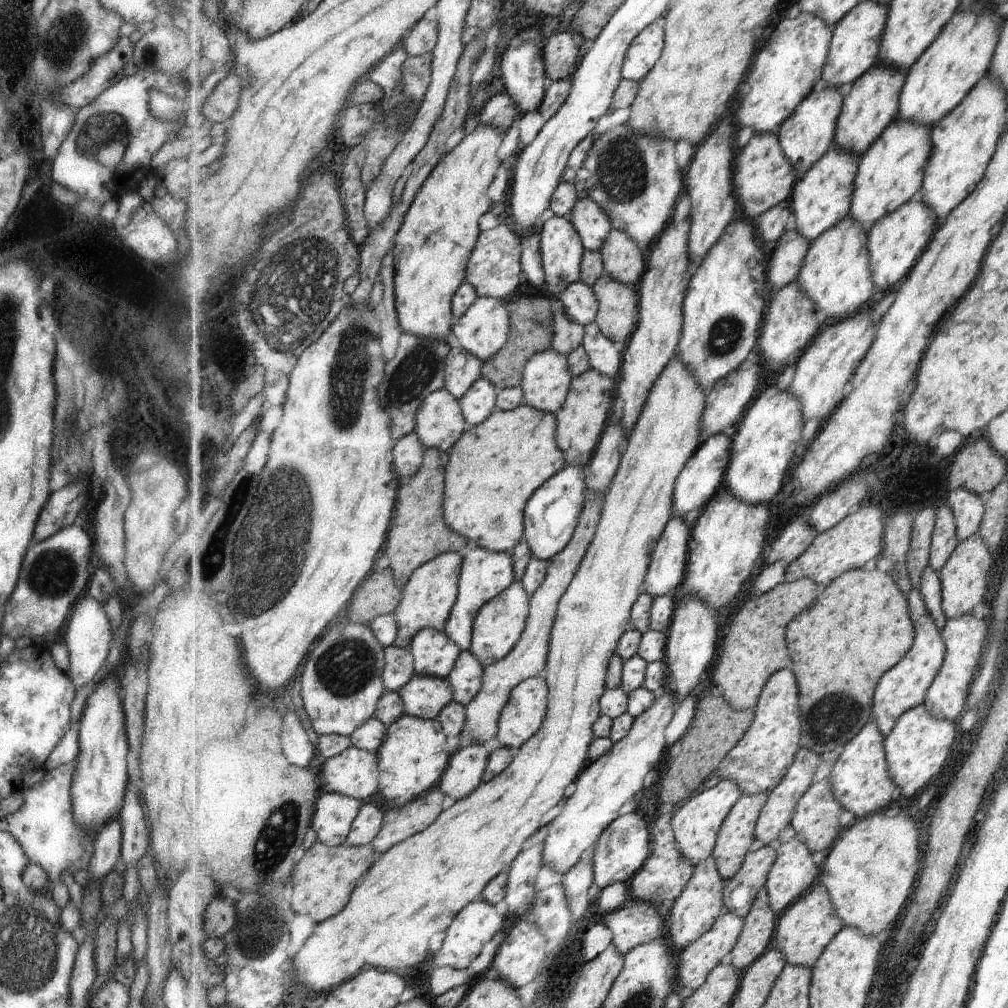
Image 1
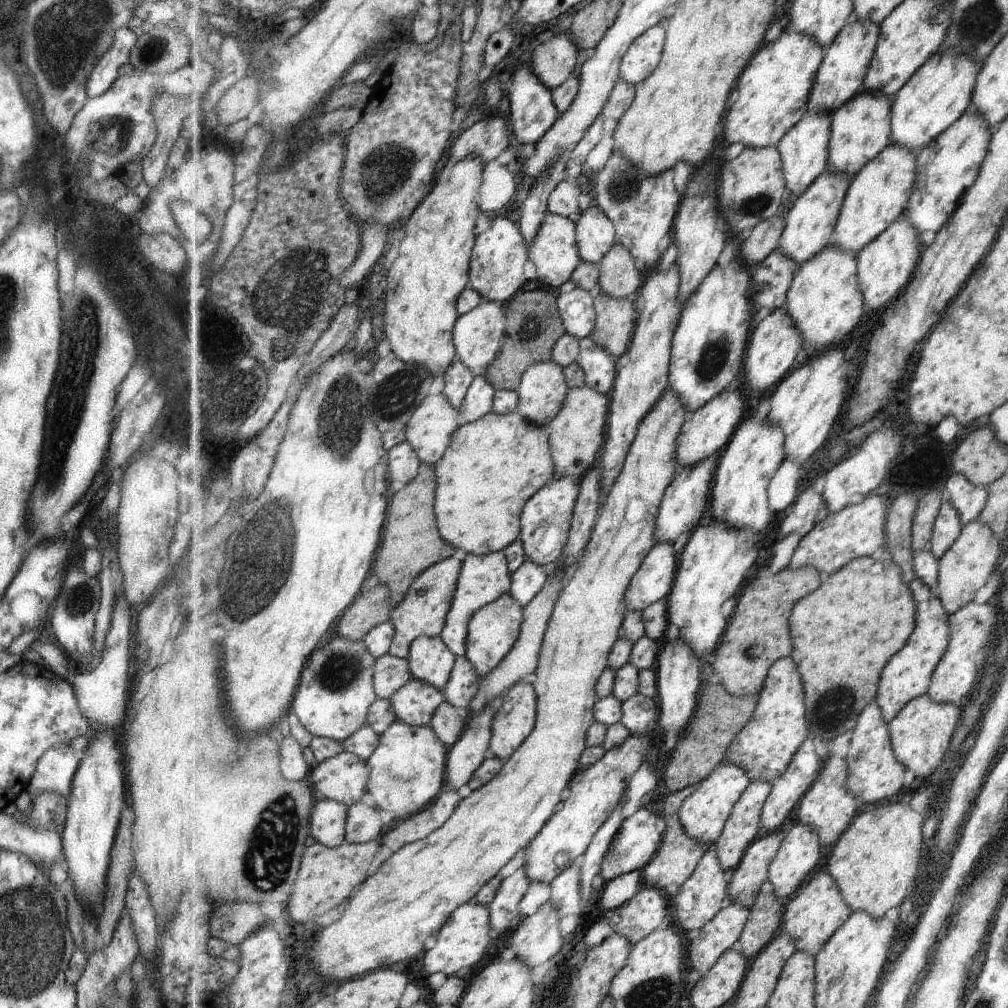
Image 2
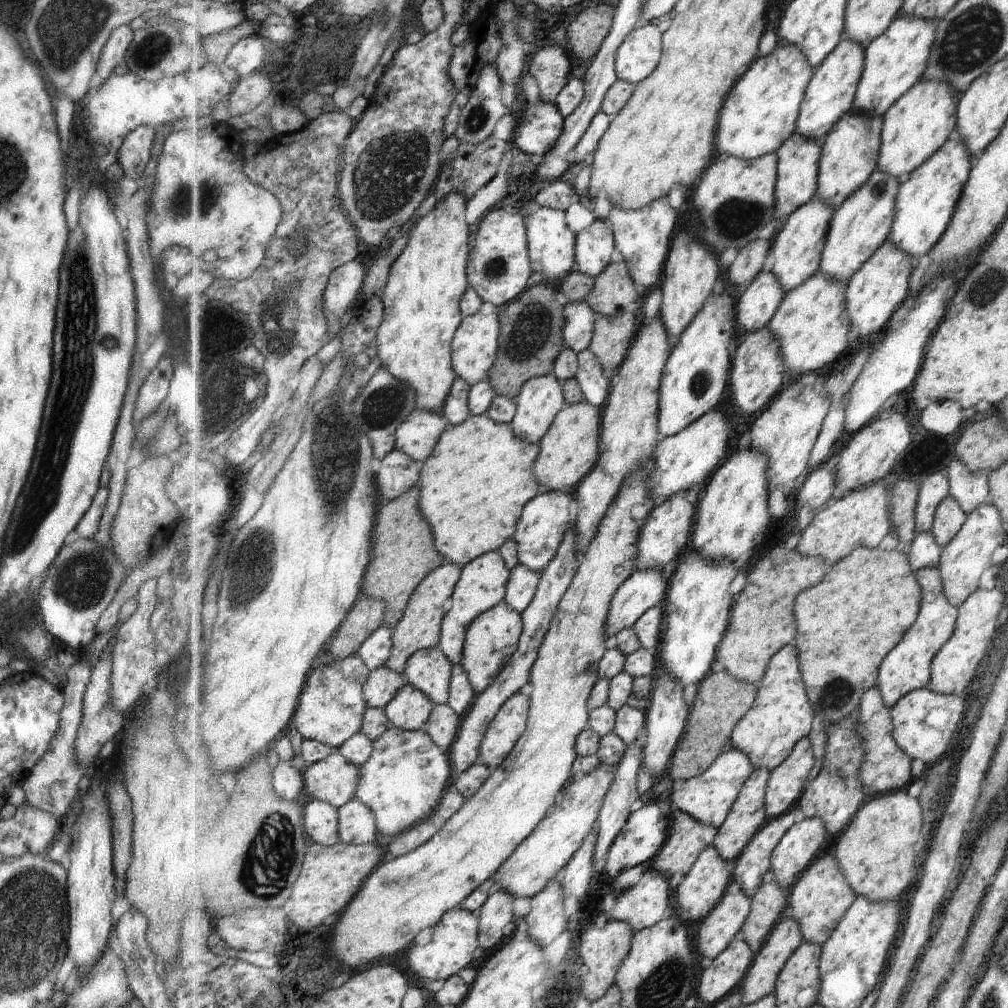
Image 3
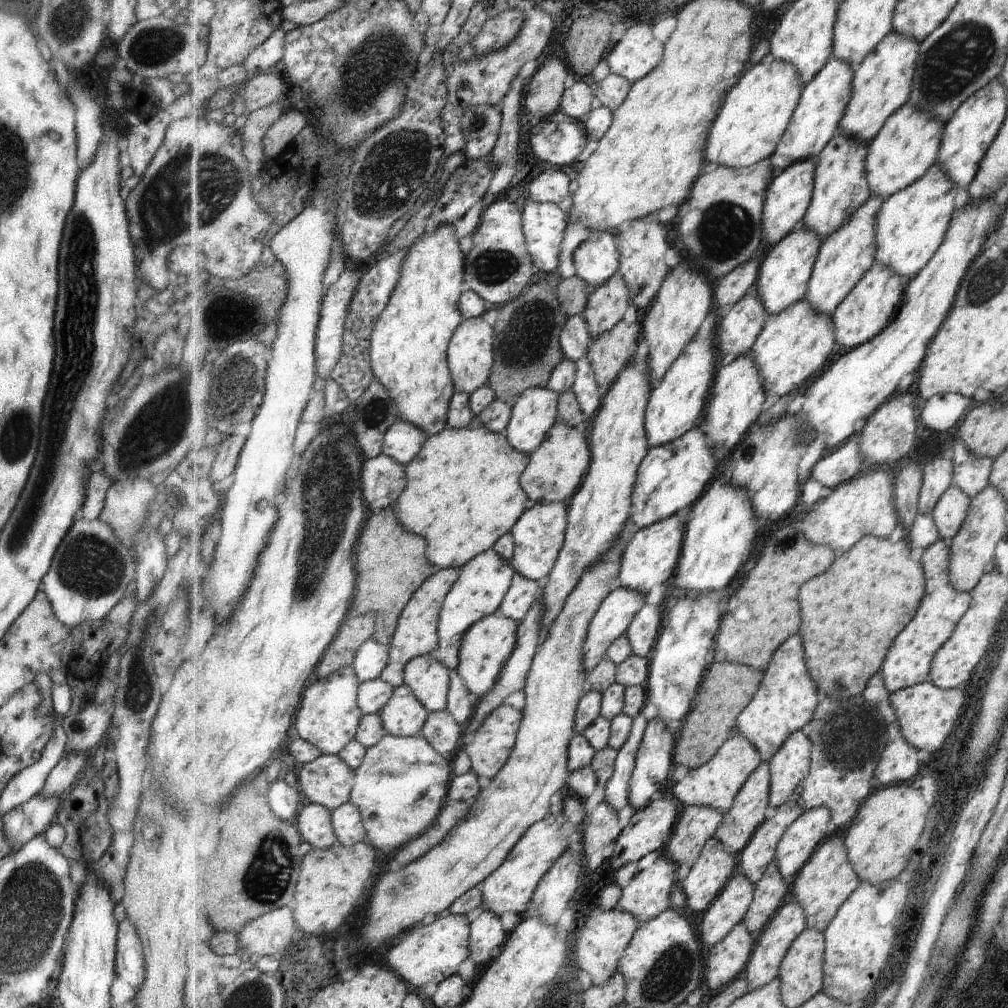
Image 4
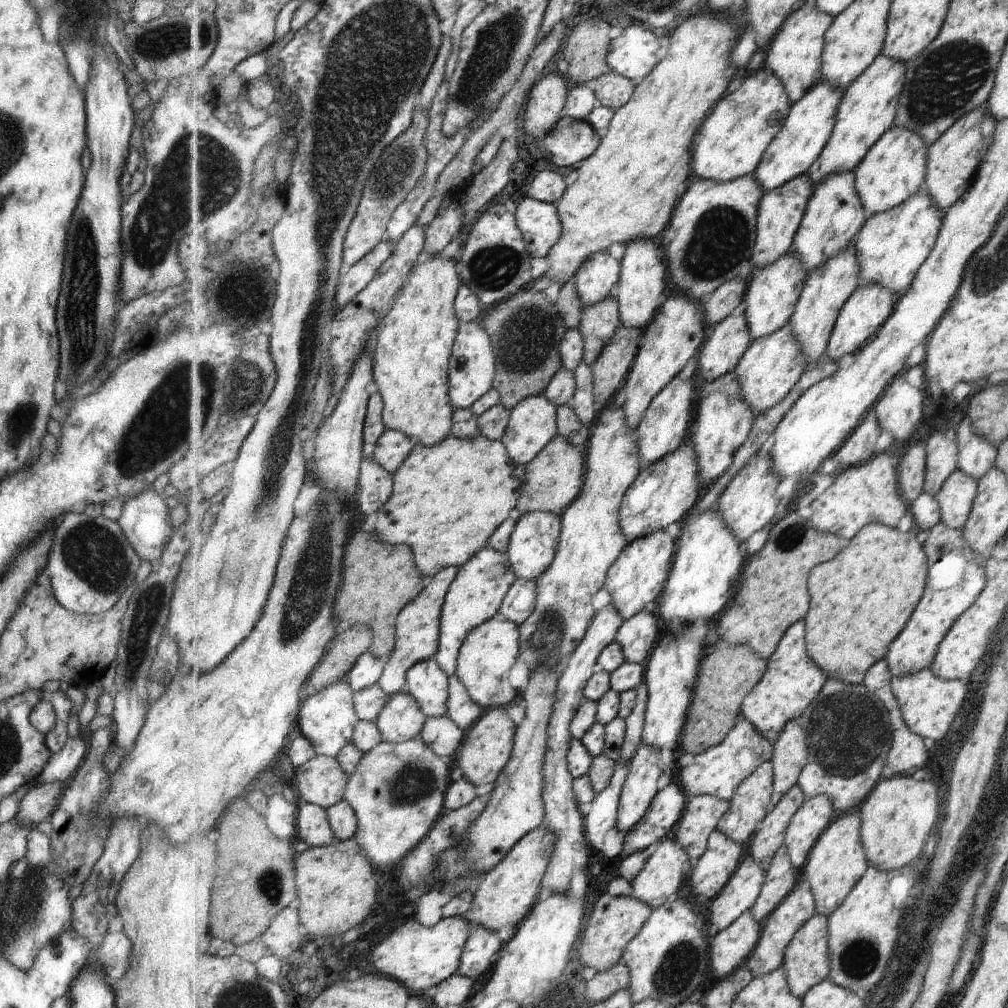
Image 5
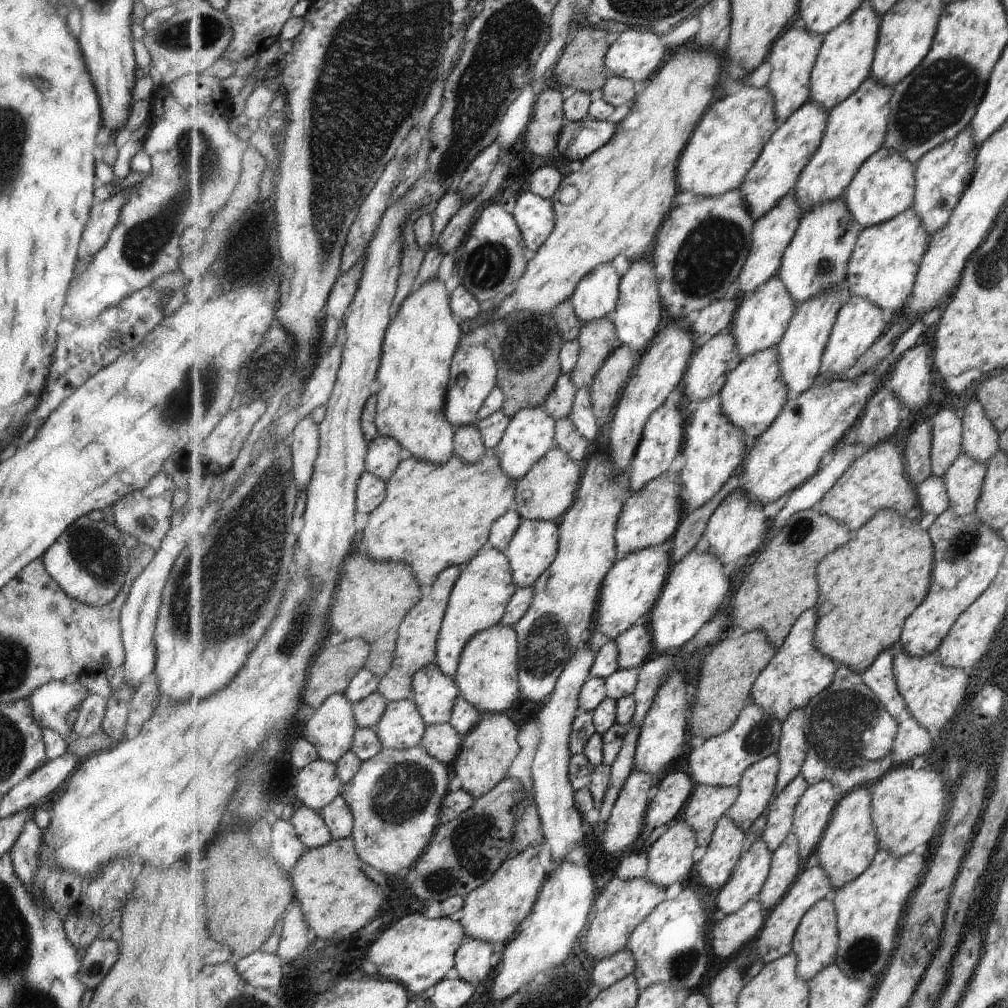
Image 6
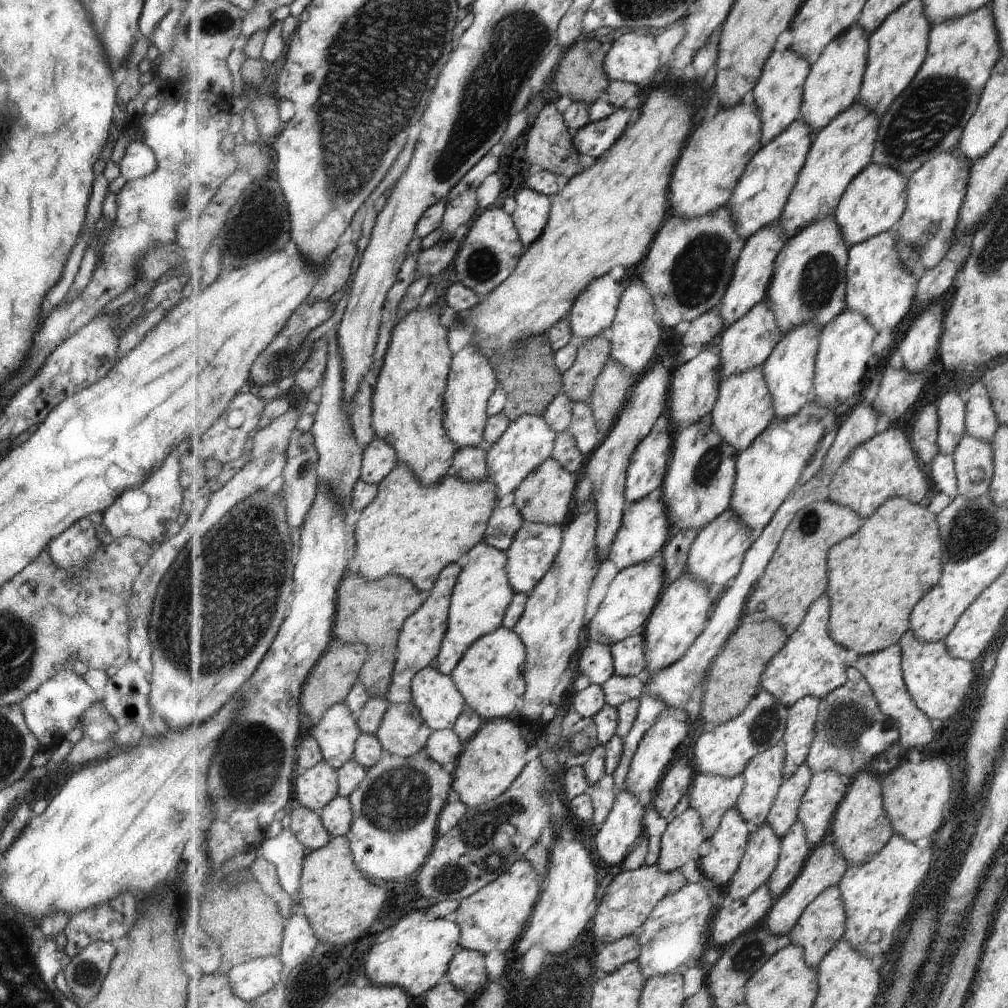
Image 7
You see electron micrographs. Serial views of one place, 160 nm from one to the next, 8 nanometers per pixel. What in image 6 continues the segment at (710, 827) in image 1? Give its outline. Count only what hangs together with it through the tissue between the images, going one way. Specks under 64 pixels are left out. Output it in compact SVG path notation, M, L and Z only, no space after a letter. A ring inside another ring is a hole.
M755 703L747 705L741 712L731 730L712 739L691 751L688 765L691 778L695 784L711 785L712 787L739 787L746 770L756 762L774 755L780 748L782 724L766 713Z

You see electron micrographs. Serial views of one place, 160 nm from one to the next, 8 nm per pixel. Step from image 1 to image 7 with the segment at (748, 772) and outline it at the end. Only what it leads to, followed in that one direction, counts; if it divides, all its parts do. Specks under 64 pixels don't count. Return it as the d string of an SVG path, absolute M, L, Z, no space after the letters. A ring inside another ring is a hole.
M825 594L809 607L800 628L789 637L784 649L768 662L764 676L761 677L761 690L769 691L786 707L795 706L805 697L825 698L848 681L849 652L831 636L831 606L831 599Z

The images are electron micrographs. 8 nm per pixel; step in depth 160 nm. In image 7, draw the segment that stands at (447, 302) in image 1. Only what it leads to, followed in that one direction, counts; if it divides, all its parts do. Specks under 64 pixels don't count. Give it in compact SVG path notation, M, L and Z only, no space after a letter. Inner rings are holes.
M431 304L425 309L412 310L401 319L392 332L392 341L387 349L379 376L374 380L374 401L372 406L372 423L376 436L385 439L395 447L399 460L411 467L424 485L436 485L451 474L454 458L458 448L444 427L444 396L448 389L448 378L454 354L449 350L447 334L441 322L438 305Z

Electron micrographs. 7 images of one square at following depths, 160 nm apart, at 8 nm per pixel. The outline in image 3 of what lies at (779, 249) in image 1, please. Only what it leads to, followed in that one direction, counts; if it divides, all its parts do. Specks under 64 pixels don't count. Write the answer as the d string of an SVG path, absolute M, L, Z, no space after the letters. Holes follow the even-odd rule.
M768 267L761 271L751 284L745 286L739 293L739 304L736 310L737 331L740 338L767 327L780 309L785 295L786 290L781 281L778 281L777 275Z

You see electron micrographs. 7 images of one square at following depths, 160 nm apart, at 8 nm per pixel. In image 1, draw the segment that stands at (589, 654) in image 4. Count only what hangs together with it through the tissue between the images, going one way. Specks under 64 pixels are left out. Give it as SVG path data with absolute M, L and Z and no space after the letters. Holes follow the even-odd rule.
M673 516L652 554L652 564L646 576L645 592L656 599L671 595L683 584L688 570L689 541L692 531L685 519Z

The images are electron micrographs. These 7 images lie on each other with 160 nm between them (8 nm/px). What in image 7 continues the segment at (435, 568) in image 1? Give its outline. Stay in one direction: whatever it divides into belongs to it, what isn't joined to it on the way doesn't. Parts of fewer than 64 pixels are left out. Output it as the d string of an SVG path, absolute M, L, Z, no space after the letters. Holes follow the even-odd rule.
M463 562L449 565L440 574L436 588L427 596L424 605L405 622L404 628L400 632L396 670L393 673L392 684L387 694L387 699L391 704L411 703L413 700L412 678L424 668L431 666L439 656L445 633L448 632L452 594L460 574L463 572L462 567Z

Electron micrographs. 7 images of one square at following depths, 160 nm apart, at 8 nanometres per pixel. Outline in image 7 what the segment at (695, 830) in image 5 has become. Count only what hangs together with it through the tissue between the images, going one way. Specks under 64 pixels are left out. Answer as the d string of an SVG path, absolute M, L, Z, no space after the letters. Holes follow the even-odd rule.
M701 773L696 775L687 794L690 807L697 810L702 818L706 838L715 836L724 814L736 806L745 785L744 774L730 779Z

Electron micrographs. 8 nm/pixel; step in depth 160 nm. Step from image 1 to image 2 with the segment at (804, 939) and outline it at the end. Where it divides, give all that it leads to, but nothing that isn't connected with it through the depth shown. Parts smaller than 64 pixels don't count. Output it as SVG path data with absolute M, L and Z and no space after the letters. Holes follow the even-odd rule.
M828 867L819 868L797 890L796 895L784 908L782 933L791 935L795 939L798 951L816 957L831 940L833 934L849 920L854 910L847 904Z

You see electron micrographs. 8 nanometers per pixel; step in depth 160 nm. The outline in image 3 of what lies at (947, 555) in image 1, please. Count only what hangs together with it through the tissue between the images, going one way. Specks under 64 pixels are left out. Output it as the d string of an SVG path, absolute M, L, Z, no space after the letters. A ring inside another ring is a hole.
M949 495L937 509L931 533L937 544L943 548L956 537L967 521L968 514L961 508L957 499Z

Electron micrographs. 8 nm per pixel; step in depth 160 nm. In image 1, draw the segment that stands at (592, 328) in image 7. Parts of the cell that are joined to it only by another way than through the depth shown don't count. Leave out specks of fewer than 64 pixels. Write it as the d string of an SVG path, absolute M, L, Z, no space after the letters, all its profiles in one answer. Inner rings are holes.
M589 196L578 200L568 219L573 223L573 226L576 226L587 251L600 251L614 229L609 215L603 210L602 206L599 206L598 202L595 202Z

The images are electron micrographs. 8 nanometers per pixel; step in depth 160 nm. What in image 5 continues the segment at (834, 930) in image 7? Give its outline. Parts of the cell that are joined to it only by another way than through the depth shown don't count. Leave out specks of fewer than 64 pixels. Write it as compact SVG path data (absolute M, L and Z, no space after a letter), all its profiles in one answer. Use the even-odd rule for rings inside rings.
M816 913L813 918L810 918L798 931L791 944L788 946L784 964L786 974L788 976L789 986L792 993L797 998L804 996L814 986L829 978L832 966L830 936L829 936L829 917Z

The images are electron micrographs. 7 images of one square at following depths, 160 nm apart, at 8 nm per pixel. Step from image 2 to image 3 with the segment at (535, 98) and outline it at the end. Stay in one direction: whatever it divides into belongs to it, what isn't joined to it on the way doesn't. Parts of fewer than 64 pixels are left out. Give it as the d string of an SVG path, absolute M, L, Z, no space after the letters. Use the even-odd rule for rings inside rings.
M541 100L535 104L526 103L525 106L515 122L515 147L521 151L522 156L536 155L543 158L559 142L566 118L554 102Z

